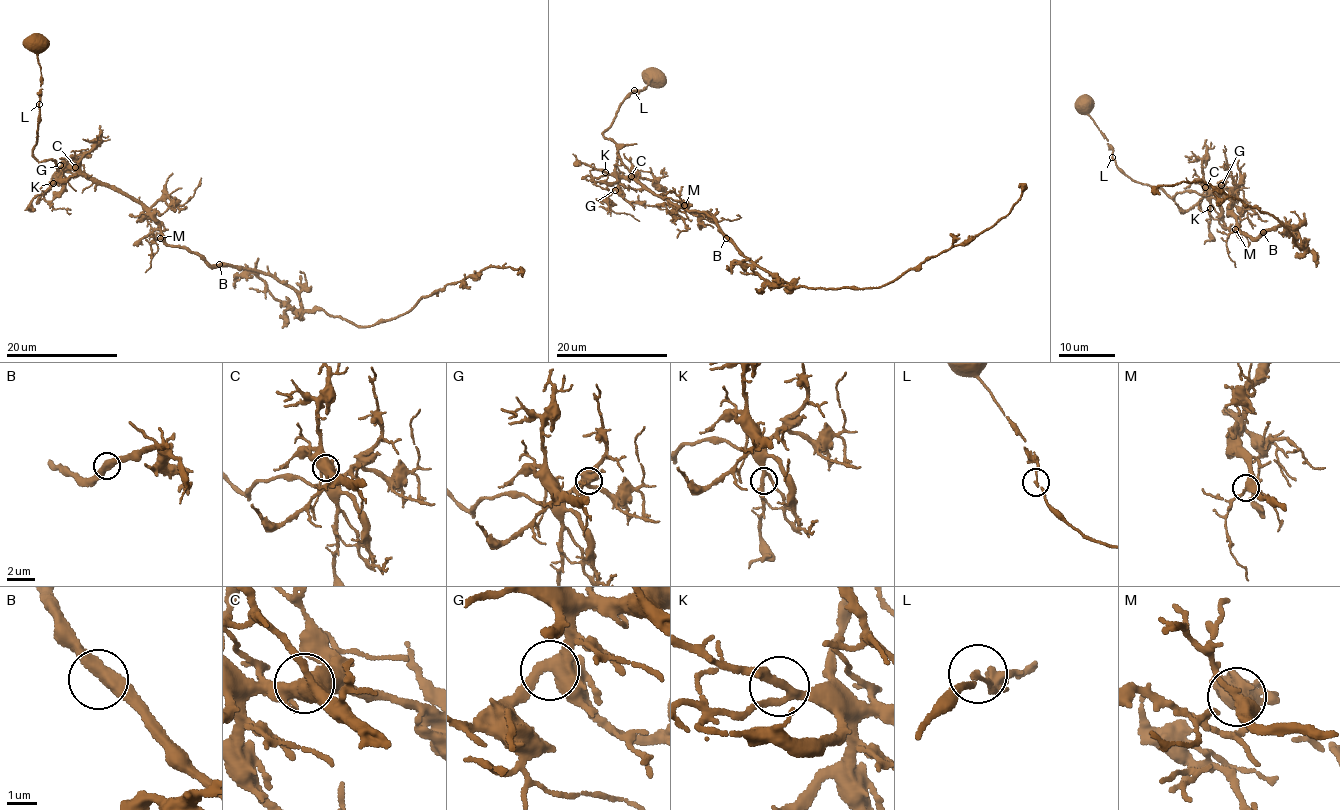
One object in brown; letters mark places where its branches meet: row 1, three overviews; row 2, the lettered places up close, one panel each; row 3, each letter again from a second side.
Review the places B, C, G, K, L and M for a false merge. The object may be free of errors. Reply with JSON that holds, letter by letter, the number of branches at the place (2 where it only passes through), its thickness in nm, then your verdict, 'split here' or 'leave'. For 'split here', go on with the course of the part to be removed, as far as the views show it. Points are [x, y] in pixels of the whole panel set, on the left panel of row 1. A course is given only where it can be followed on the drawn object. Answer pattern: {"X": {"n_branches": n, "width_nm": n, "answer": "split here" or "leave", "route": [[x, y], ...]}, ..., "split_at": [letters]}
{"B": {"n_branches": 2, "width_nm": 440, "answer": "leave"}, "C": {"n_branches": 3, "width_nm": 500, "answer": "leave"}, "G": {"n_branches": 3, "width_nm": 420, "answer": "leave"}, "K": {"n_branches": 3, "width_nm": 240, "answer": "leave"}, "L": {"n_branches": 2, "width_nm": 140, "answer": "leave"}, "M": {"n_branches": 3, "width_nm": 360, "answer": "leave"}, "split_at": []}

